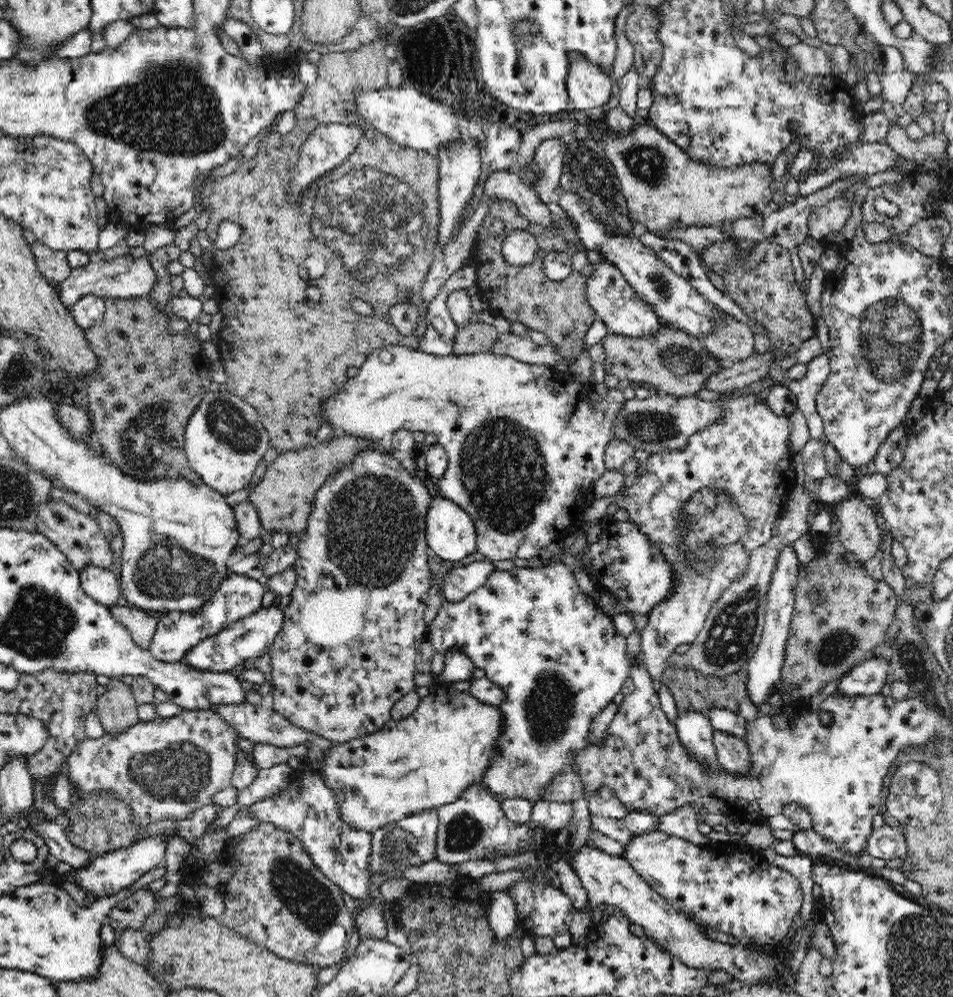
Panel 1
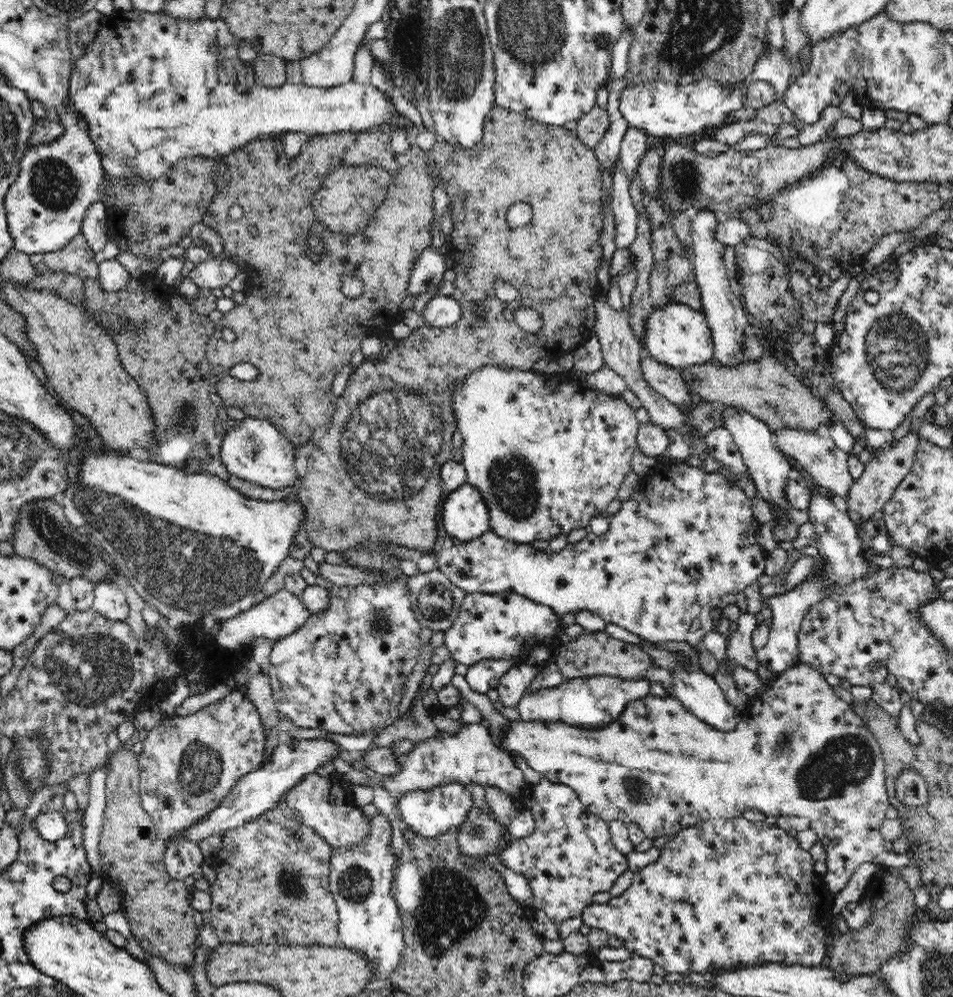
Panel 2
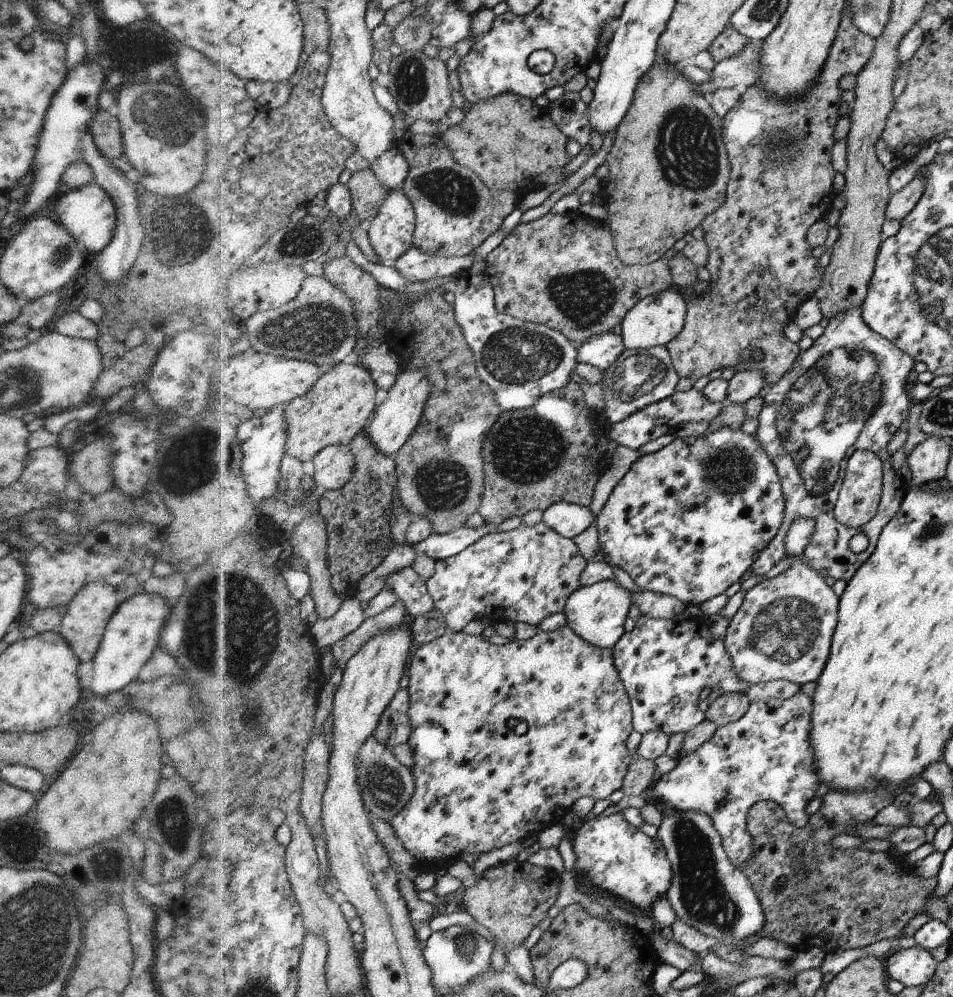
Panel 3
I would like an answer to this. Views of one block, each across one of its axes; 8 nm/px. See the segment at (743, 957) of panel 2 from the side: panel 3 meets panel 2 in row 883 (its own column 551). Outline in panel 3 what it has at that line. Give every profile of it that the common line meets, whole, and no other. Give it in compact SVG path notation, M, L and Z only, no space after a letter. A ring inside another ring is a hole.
M568 625L555 631L545 632L538 629L534 638L514 639L502 645L490 644L482 634L469 635L463 631L457 633L450 630L448 634L418 648L409 673L411 720L415 728L410 744L416 758L416 764L412 768L416 779L416 792L411 802L391 823L406 850L414 854L414 858L420 861L419 864L425 867L425 871L437 869L443 861L446 863L447 858L460 859L464 853L475 854L478 858L492 850L527 838L532 833L539 838L539 834L548 826L564 822L572 804L578 798L590 796L595 801L604 800L622 788L631 762L635 759L627 746L627 741L634 732L634 715L631 711L631 699L628 698L624 683L620 682L619 670L616 670L615 659L612 658L612 648L596 648L588 644Z

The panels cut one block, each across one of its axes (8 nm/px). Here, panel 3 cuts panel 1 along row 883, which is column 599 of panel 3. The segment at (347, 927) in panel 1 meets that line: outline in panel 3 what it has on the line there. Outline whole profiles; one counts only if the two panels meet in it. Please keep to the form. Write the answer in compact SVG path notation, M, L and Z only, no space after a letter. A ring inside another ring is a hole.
M578 211L564 215L549 212L528 224L513 228L502 243L487 254L484 273L491 282L492 290L495 290L496 310L524 322L551 327L581 345L596 334L614 330L643 298L674 286L669 260L664 257L650 264L629 266L626 276L626 266L616 256L608 226L592 226L586 217Z

